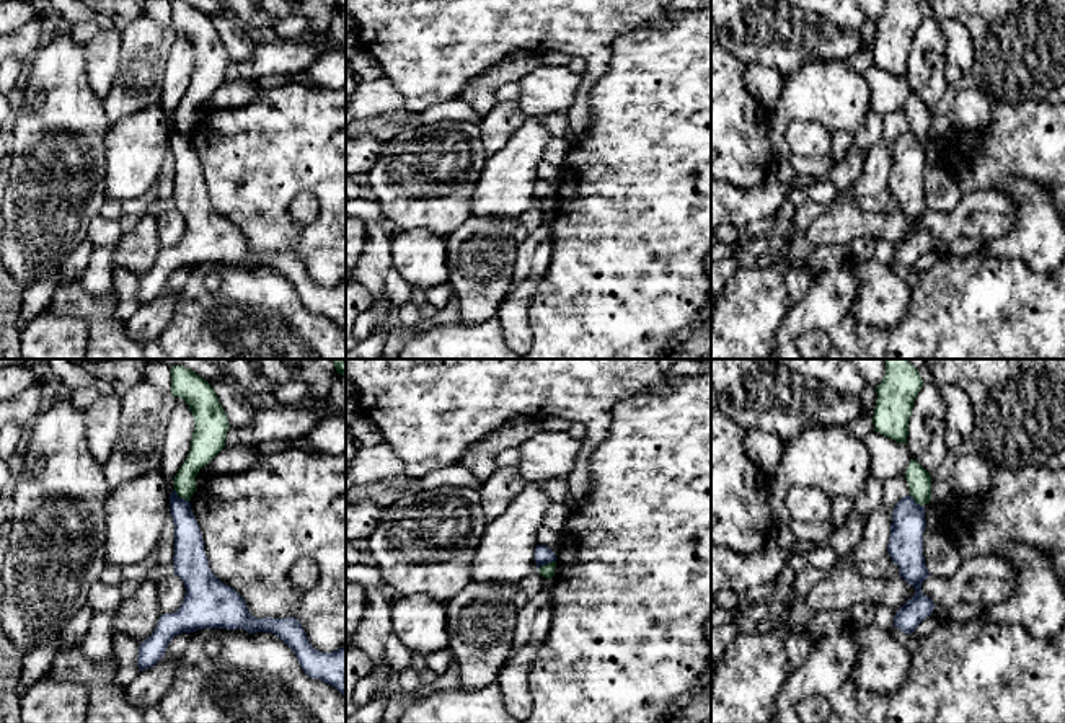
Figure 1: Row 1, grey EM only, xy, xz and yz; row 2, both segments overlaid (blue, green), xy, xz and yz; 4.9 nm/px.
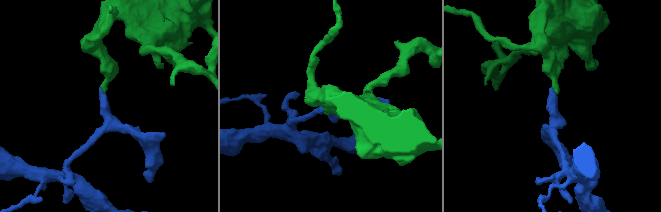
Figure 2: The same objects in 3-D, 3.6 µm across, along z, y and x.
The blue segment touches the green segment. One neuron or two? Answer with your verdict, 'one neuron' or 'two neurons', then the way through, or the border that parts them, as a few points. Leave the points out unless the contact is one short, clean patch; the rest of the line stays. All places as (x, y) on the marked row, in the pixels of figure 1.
two neurons; border xz (555, 560), (537, 568)

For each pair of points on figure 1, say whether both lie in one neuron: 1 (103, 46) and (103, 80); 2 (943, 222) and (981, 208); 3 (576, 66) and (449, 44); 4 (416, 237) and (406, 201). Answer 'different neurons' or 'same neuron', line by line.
1: same neuron
2: same neuron
3: different neurons
4: different neurons

